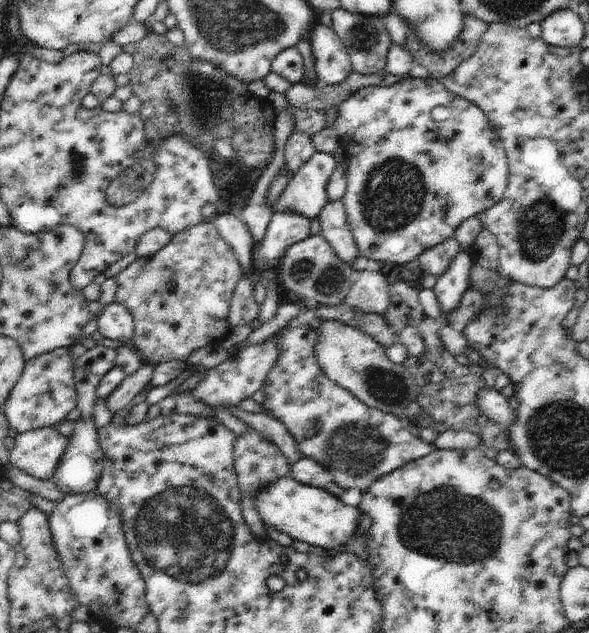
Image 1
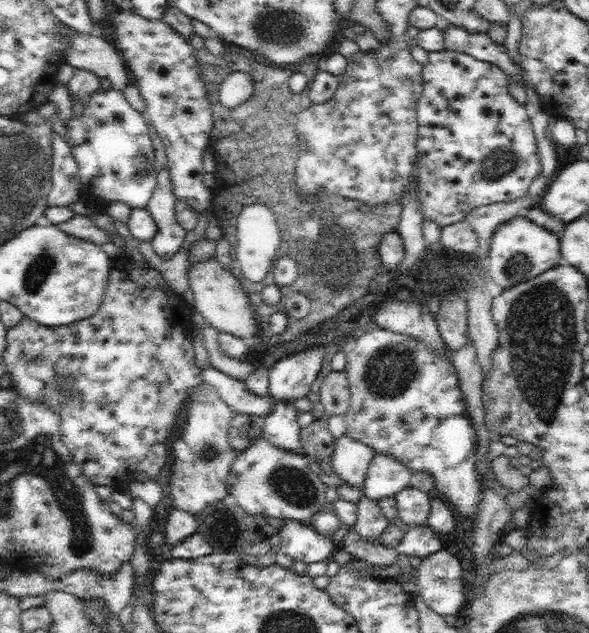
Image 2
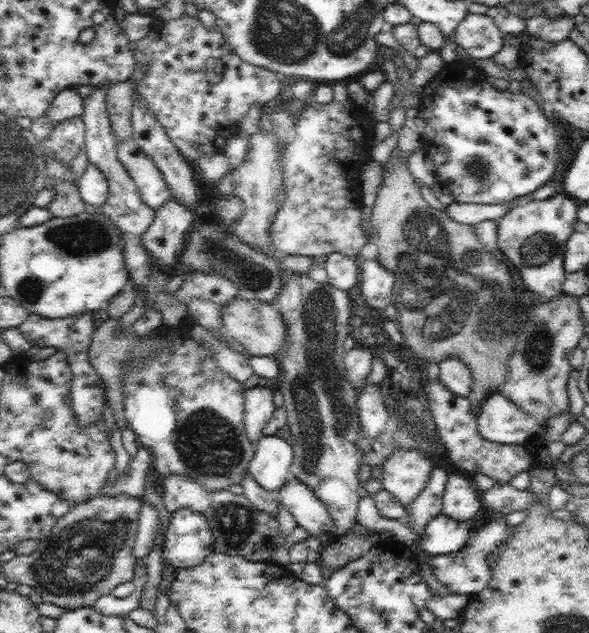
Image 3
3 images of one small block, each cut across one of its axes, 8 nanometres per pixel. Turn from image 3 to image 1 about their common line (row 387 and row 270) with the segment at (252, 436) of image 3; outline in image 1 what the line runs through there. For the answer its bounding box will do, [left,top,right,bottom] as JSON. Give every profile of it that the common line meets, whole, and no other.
[253,212,311,274]

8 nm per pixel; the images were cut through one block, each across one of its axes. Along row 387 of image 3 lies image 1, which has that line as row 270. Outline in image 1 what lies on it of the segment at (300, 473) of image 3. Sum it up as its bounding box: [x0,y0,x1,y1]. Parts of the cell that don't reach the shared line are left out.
[279,236,355,308]

